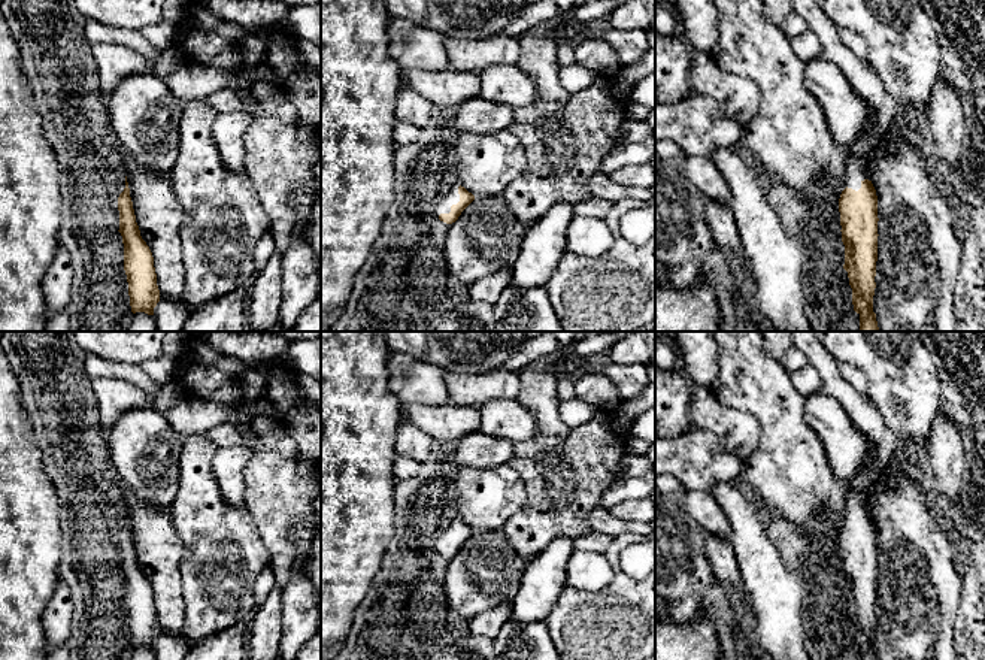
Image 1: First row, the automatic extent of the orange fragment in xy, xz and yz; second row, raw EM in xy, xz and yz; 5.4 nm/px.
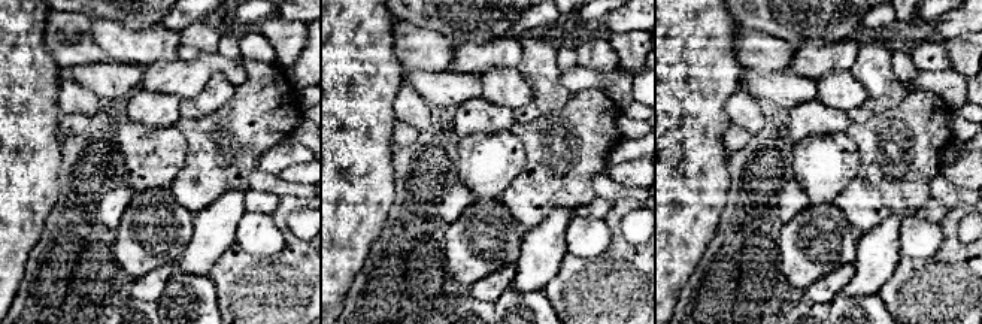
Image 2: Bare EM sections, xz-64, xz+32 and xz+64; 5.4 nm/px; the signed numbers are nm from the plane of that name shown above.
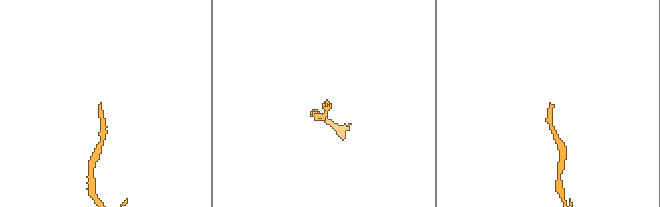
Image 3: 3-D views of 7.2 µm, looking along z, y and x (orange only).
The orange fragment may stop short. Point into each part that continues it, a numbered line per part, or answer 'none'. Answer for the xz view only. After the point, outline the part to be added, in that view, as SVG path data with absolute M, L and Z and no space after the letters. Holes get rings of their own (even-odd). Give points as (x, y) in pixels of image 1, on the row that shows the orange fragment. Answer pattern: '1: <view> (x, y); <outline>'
1: xz (449, 197); M457 182L448 191L445 191L443 196L439 199L439 202L434 206L434 220L436 220L436 222L440 224L440 227L451 225L451 224L446 224L446 222L440 221L439 215L440 214L449 214L451 206L457 205L460 202L458 187L460 187L460 184Z

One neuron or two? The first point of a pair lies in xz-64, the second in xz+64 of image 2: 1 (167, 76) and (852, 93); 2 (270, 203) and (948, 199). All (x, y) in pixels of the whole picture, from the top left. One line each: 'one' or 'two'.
1: one
2: two

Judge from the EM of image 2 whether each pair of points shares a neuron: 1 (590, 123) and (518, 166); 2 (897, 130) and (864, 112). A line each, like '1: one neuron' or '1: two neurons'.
1: one neuron
2: two neurons

